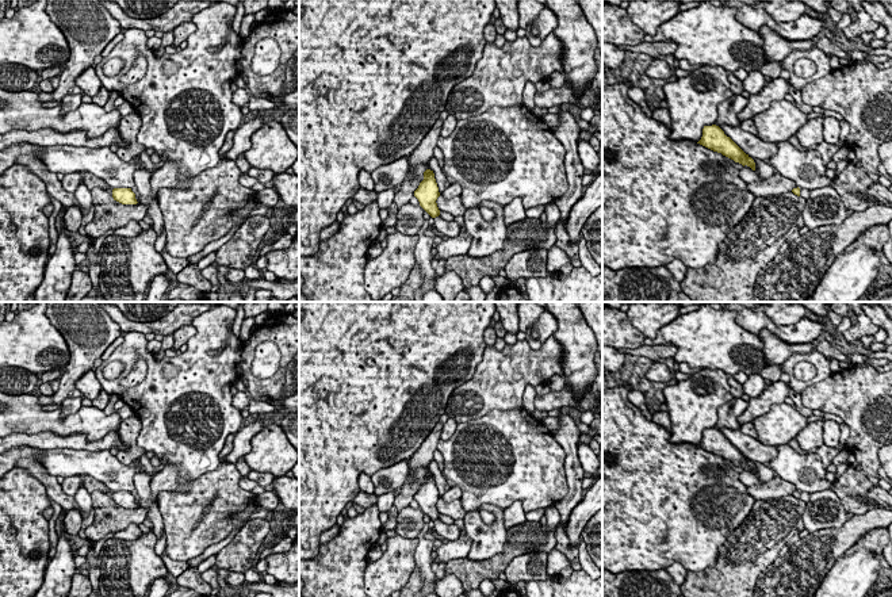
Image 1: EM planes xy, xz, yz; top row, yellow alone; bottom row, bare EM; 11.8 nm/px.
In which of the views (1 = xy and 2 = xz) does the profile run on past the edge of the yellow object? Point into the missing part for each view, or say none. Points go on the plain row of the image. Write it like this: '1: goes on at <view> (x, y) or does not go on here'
1: does not go on here
2: does not go on here

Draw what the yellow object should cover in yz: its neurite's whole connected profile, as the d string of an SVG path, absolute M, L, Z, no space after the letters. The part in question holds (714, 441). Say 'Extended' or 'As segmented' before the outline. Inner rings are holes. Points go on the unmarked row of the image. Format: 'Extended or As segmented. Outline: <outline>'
As segmented. Outline: M704 429L703 440L697 445L713 455L721 456L723 459L734 463L735 466L747 468L753 474L755 474L754 463L746 458L730 440L724 437L724 435L716 429Z

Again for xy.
As segmented. Outline: M114 491L112 501L114 504L122 508L137 508L138 506L135 502L135 497L131 494L131 491Z

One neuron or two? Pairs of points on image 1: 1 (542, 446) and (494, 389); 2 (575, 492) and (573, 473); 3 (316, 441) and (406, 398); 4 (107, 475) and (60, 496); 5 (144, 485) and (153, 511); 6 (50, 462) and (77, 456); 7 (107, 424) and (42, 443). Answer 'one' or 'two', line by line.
1: two
2: one
3: one
4: two
5: one
6: one
7: two

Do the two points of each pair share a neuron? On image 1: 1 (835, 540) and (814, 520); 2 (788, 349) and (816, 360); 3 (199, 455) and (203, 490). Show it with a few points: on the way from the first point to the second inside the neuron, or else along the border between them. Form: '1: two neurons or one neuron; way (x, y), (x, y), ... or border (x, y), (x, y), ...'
1: two neurons; border (846, 519), (839, 527), (819, 528), (810, 534)
2: two neurons; border (814, 347), (808, 352), (793, 352), (781, 364)
3: two neurons; border (221, 460), (188, 490), (175, 490)

